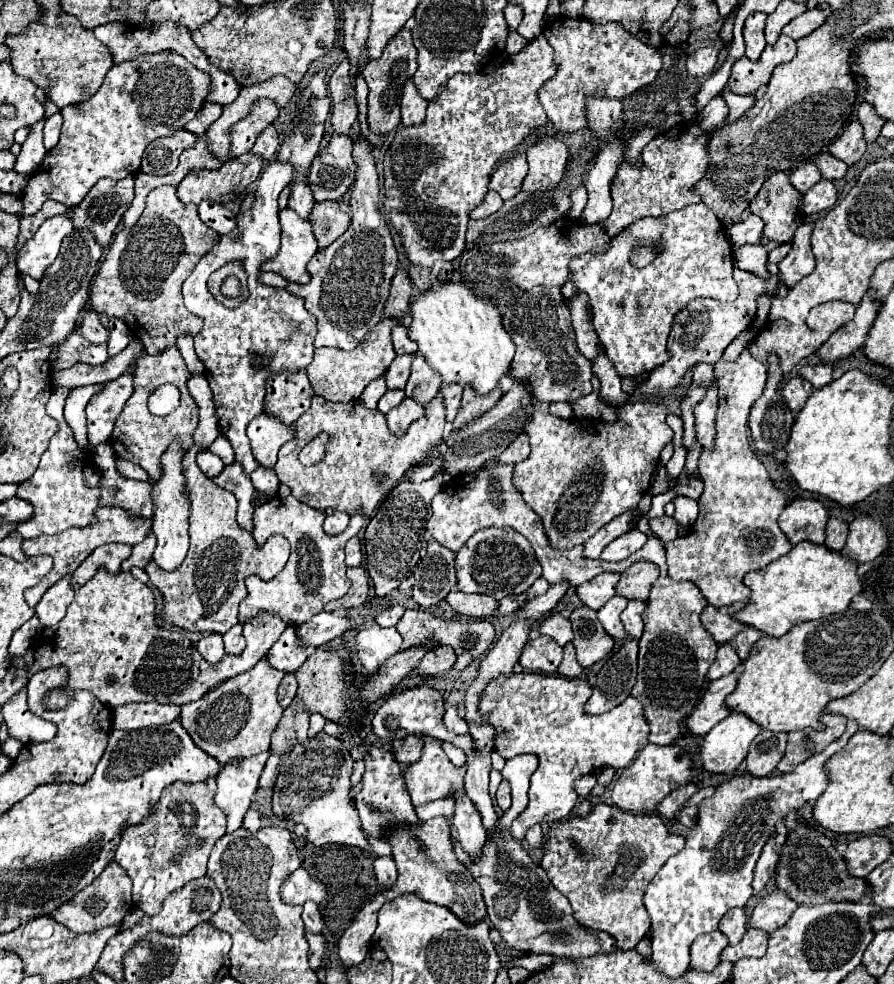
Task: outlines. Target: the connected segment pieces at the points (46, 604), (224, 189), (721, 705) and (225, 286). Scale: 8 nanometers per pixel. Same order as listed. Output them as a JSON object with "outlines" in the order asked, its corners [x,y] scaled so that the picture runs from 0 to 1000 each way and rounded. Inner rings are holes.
{"outlines":[[[[70,585],[59,598],[50,602],[46,612],[41,614],[39,622],[46,628],[46,636],[62,636],[64,630],[68,630],[82,612],[84,598],[79,593],[79,585]]],[[[281,154],[263,159],[254,167],[249,167],[245,173],[218,173],[211,179],[205,181],[205,185],[198,189],[198,201],[205,207],[218,207],[223,209],[227,203],[243,205],[247,209],[256,209],[265,201],[272,199],[272,195],[290,181],[290,175],[294,171],[294,163]]],[[[820,681],[815,687],[798,691],[784,711],[784,715],[768,730],[768,740],[777,748],[789,748],[800,736],[815,728],[818,720],[813,720],[811,709],[822,701],[827,691],[827,681]]],[[[257,280],[247,289],[247,297],[252,301],[267,301],[270,299],[270,289],[265,289],[265,283],[263,280]]]]}

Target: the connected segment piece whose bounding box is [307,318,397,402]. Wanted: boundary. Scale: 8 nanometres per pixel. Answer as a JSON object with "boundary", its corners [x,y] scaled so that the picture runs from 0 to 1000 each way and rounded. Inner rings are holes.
{"boundary":[[[426,323],[424,329],[417,331],[413,341],[408,341],[408,346],[404,346],[404,350],[393,358],[379,354],[352,354],[350,368],[343,372],[343,382],[352,400],[370,409],[399,409],[408,392],[426,382],[444,362],[437,350],[440,331],[444,331],[444,325]]]}

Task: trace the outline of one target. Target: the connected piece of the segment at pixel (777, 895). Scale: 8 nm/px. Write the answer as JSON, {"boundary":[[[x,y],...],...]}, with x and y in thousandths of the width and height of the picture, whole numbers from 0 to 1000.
{"boundary":[[[867,904],[849,915],[849,919],[845,921],[845,925],[840,929],[838,941],[862,949],[883,935],[883,931],[887,929],[889,923],[891,923],[891,919],[878,907]]]}

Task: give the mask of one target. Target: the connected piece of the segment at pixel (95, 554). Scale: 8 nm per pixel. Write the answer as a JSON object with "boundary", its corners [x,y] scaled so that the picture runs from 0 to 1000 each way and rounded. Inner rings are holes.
{"boundary":[[[117,553],[117,555],[111,555],[106,557],[91,573],[88,577],[82,581],[82,593],[84,598],[88,598],[91,593],[95,593],[104,583],[106,579],[115,573],[124,583],[131,583],[133,581],[133,575],[138,569],[142,569],[142,565],[147,563],[147,555],[140,555],[140,553]]]}

